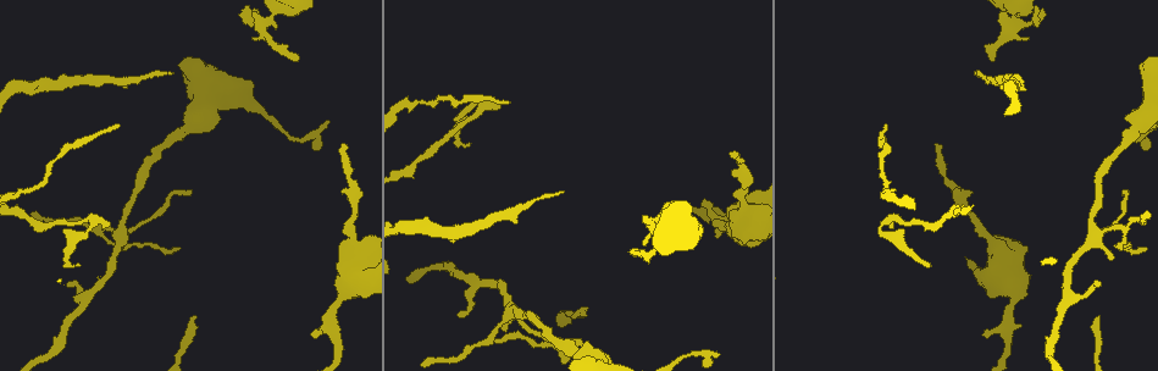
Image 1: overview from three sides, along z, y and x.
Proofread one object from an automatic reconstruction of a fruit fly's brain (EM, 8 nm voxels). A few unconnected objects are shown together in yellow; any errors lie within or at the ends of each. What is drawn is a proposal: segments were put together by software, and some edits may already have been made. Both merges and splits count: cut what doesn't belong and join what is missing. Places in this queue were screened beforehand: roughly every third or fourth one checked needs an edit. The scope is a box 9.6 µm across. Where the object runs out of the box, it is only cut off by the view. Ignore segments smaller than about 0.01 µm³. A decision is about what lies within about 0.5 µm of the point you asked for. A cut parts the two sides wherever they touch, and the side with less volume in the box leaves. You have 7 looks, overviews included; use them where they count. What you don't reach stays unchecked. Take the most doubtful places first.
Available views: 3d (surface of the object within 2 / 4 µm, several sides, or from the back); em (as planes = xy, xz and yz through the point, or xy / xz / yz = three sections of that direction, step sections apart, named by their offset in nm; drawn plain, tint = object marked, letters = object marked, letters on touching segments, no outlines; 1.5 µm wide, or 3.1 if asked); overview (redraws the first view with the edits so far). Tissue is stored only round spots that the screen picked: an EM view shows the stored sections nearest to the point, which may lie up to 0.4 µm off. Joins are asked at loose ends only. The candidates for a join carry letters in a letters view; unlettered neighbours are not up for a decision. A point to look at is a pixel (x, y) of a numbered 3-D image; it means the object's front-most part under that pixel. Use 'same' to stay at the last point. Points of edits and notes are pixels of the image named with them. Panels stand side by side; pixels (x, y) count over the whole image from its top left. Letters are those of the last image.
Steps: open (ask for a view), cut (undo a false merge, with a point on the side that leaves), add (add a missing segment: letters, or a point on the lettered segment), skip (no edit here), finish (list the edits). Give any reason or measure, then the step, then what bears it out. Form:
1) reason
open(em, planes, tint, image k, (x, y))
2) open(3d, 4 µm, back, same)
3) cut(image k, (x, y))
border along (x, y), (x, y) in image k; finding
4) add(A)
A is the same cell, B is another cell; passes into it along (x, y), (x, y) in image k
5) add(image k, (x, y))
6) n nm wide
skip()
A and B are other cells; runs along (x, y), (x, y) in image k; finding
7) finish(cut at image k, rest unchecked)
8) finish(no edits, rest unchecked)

tapers out
open(3d, 2 µm, back, image 1, (507, 102))

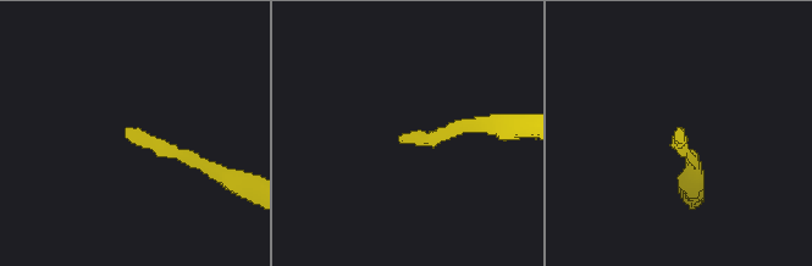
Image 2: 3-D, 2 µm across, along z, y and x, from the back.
open(em, planes, letters, image 2, (403, 142))

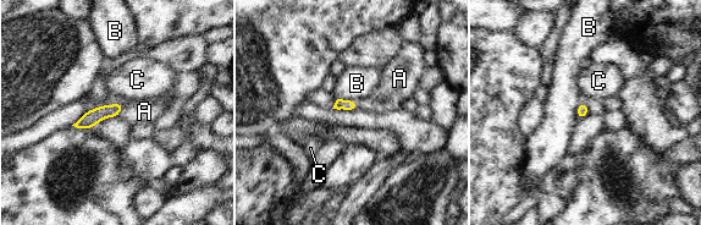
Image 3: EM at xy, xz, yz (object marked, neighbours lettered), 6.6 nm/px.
70 nm wide; B touches over 150 nm
add(image 3, (144, 111))
A is the same cell, B and C are other cells; the cell continues

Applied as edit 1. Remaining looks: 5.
tapers out
open(3d, 2 µm, image 1, (190, 195))

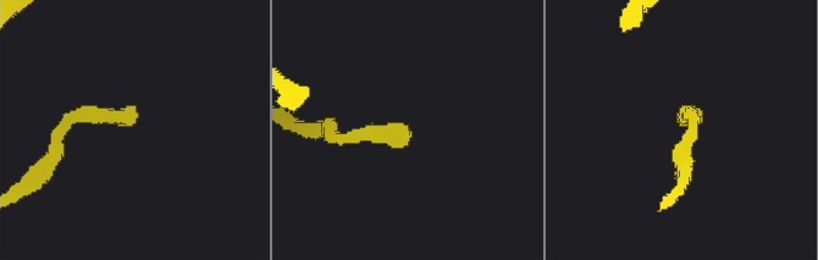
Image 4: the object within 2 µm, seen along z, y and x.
now the EM
open(em, xz, step 4, tint, image 4, (131, 123))

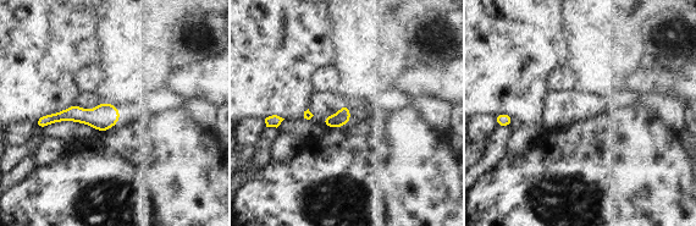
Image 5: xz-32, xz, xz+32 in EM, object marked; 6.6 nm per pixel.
open(em, planes, letters, same)

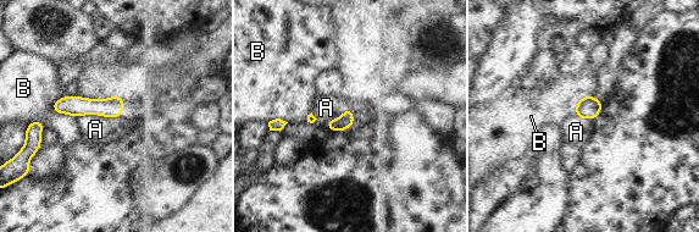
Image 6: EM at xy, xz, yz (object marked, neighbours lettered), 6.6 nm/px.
skip()
A and B are other cells; runs along (55, 108), (121, 108) in image 6; none of them fits

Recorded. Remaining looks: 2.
four arms meet
open(em, xz, step 8, tint, image 1, (124, 232))

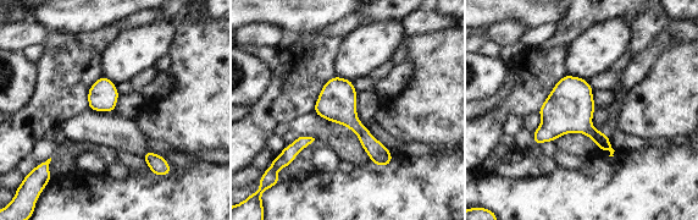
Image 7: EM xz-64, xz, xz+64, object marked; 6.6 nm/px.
another direction
open(em, planes, letters, same)

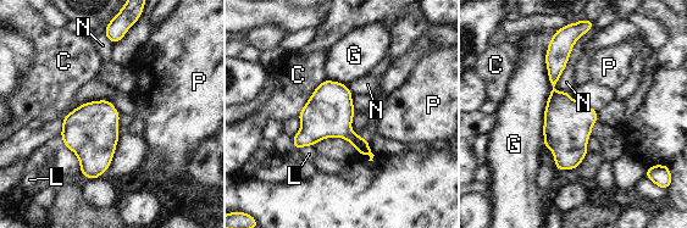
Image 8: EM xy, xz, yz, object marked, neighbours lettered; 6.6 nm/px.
skip()
C, G, L, N and P are other cells; border along (581, 37), (572, 48), (555, 93) in image 8; all the same cell

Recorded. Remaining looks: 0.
finish(add at image 3, rest unchecked)

